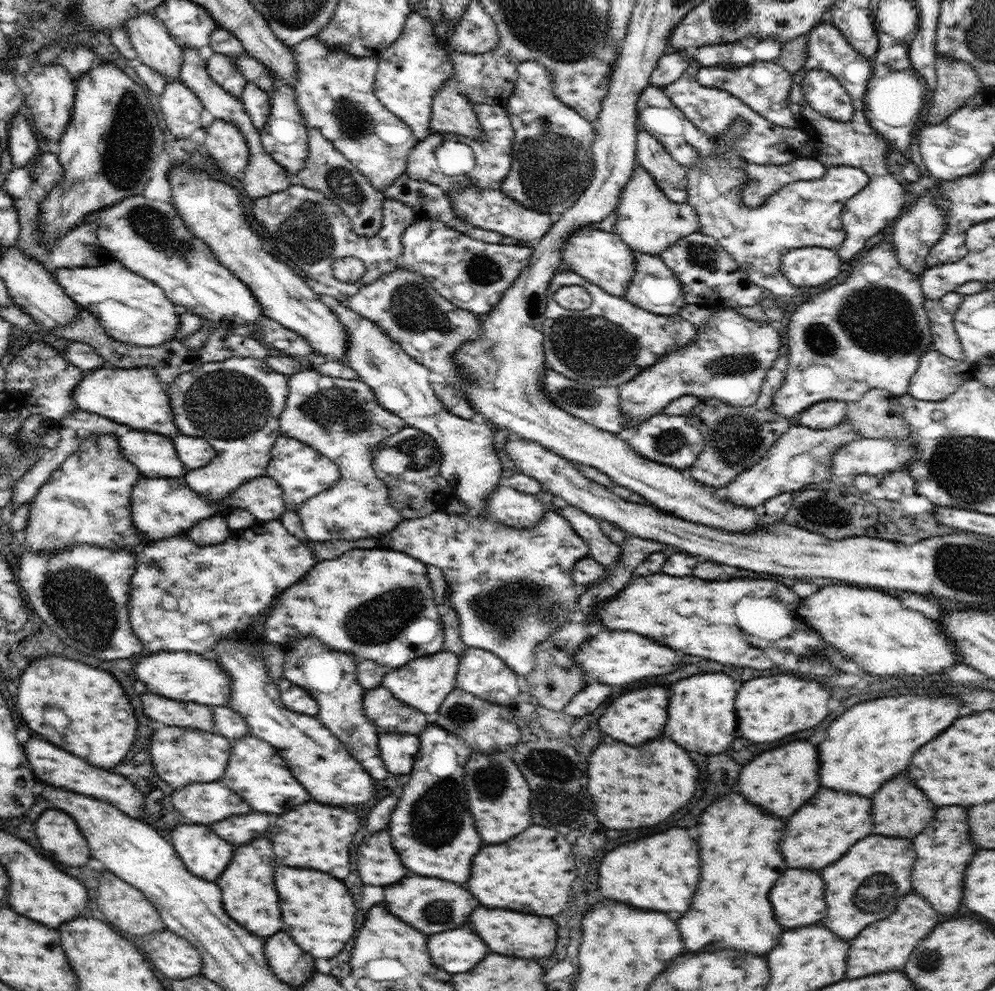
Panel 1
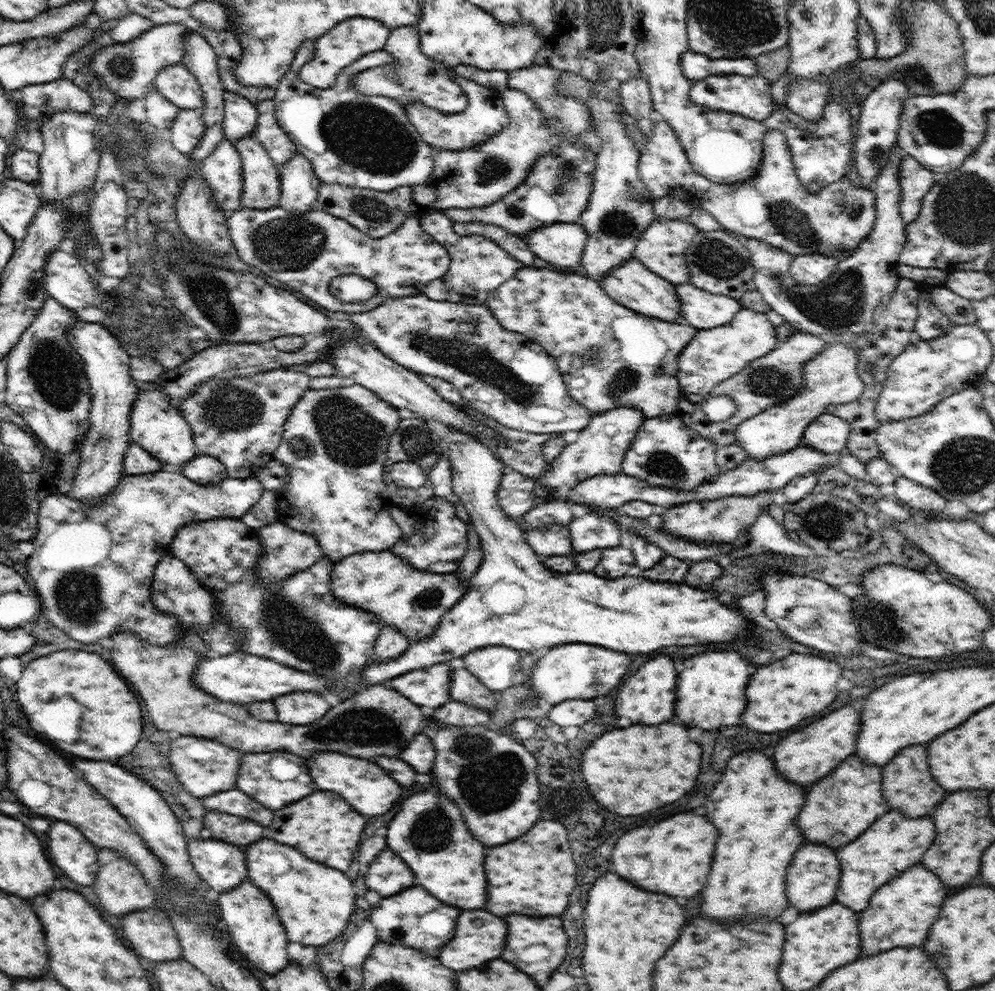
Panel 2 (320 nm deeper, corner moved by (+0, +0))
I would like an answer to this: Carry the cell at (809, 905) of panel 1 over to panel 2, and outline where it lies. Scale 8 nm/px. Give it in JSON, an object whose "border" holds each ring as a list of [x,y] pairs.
{"border":[[[804,844],[796,854],[786,878],[786,894],[792,906],[798,910],[816,910],[834,902],[836,888],[840,884],[840,862],[834,850],[826,844]]]}

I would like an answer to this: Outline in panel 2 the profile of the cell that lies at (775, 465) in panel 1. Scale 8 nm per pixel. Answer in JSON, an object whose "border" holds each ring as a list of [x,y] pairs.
{"border":[[[763,490],[758,494],[741,494],[740,496],[728,496],[726,498],[718,498],[716,500],[688,500],[674,506],[667,507],[661,515],[662,518],[662,529],[670,534],[678,534],[686,540],[692,540],[692,542],[698,542],[698,544],[706,544],[706,546],[718,546],[718,544],[732,543],[738,536],[741,538],[740,532],[744,530],[747,532],[756,522],[758,515],[762,509],[772,509],[774,504],[772,502],[772,491]]]}

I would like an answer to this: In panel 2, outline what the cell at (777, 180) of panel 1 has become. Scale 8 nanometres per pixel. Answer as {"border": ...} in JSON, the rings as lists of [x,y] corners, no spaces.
{"border":[[[663,117],[653,124],[652,132],[640,148],[638,176],[654,199],[674,197],[690,206],[703,208],[721,224],[725,230],[738,233],[747,238],[761,240],[774,248],[779,248],[797,257],[804,254],[823,254],[824,256],[839,257],[847,252],[855,252],[860,243],[872,232],[877,217],[876,193],[873,189],[859,187],[854,178],[849,175],[824,187],[819,193],[811,194],[798,180],[791,150],[787,145],[784,134],[779,130],[768,130],[763,140],[764,150],[761,167],[758,174],[750,180],[740,180],[734,185],[718,185],[706,177],[696,174],[687,159],[682,144],[675,136],[672,127]]]}

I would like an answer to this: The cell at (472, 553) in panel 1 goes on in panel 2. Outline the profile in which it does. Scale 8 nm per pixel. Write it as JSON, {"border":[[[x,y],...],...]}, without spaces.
{"border":[[[592,512],[579,518],[574,517],[568,524],[568,530],[576,553],[618,546],[623,531],[618,528],[617,522]]]}

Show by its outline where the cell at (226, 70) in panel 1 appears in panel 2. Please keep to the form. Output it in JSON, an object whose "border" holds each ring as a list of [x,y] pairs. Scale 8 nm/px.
{"border":[[[226,90],[223,129],[225,138],[236,142],[251,135],[257,125],[257,106],[244,95]]]}

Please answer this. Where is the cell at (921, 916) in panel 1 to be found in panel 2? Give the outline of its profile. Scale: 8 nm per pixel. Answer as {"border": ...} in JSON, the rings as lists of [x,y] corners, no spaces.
{"border":[[[916,864],[904,874],[889,880],[876,890],[870,898],[870,906],[860,916],[860,936],[862,936],[862,952],[880,954],[884,950],[892,950],[898,946],[920,946],[924,944],[930,926],[940,914],[942,902],[946,900],[950,888],[944,886],[934,872],[930,872],[924,864]]]}

